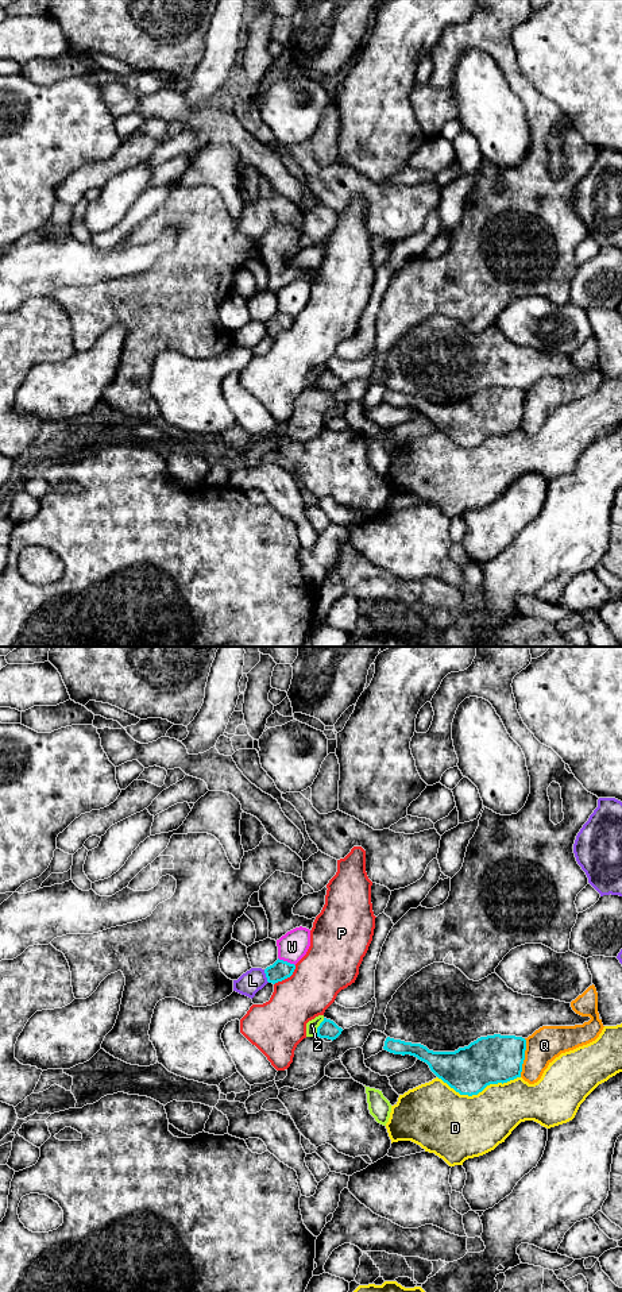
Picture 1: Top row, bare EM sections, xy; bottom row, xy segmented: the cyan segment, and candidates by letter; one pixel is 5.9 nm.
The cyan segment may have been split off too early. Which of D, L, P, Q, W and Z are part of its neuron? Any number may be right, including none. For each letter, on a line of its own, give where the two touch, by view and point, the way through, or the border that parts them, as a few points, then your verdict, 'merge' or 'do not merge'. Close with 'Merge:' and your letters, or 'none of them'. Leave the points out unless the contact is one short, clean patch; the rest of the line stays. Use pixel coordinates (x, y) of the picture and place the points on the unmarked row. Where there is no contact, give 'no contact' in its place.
D: meets cyan in xy at (479, 443); do not merge
L: meets cyan in xy at (266, 328); do not merge
P: meets cyan in xy at (286, 330); do not merge
Q: meets cyan in xy at (524, 409); do not merge
W: meets cyan in xy at (286, 313); border along xy (278, 309), (294, 317); do not merge
Z: meets cyan in xy at (317, 380); border along xy (324, 370), (315, 388); do not merge
Merge: none of them

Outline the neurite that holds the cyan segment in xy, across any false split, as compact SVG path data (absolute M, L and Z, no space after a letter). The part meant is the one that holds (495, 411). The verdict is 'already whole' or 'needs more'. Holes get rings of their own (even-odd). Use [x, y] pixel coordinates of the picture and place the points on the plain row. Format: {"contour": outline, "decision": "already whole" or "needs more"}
{"contour": "M487 387L455 404L433 404L421 396L405 394L387 389L385 402L394 406L410 406L426 414L430 423L460 447L478 447L490 436L507 435L521 429L526 392L515 387Z", "decision": "already whole"}

